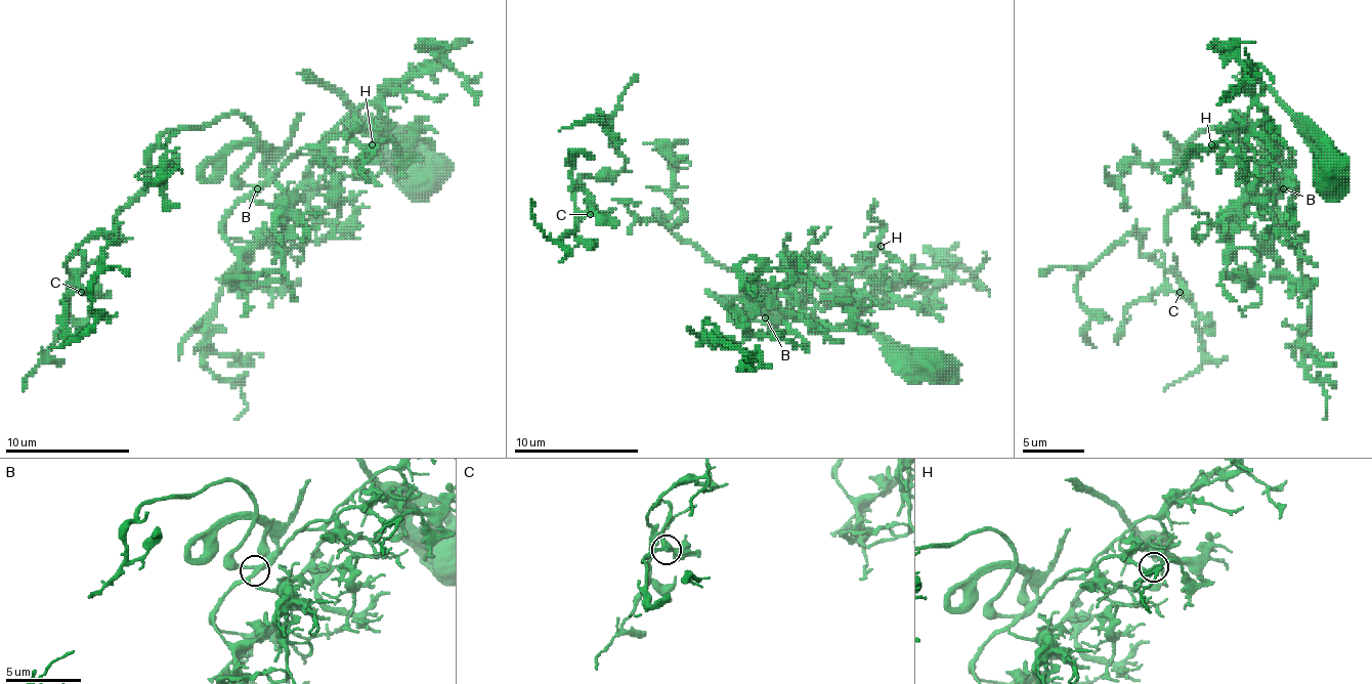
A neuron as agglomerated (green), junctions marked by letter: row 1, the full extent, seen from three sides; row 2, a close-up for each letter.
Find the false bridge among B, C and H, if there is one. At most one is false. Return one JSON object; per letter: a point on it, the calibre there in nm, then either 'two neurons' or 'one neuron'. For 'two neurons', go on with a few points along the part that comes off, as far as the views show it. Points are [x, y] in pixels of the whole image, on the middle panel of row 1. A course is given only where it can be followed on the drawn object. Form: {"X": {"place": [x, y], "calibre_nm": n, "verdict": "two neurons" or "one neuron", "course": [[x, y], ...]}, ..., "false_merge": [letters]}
{"B": {"place": [765, 317], "calibre_nm": 280, "verdict": "one neuron"}, "C": {"place": [590, 214], "calibre_nm": 240, "verdict": "one neuron"}, "H": {"place": [881, 246], "calibre_nm": 190, "verdict": "one neuron"}, "false_merge": []}

